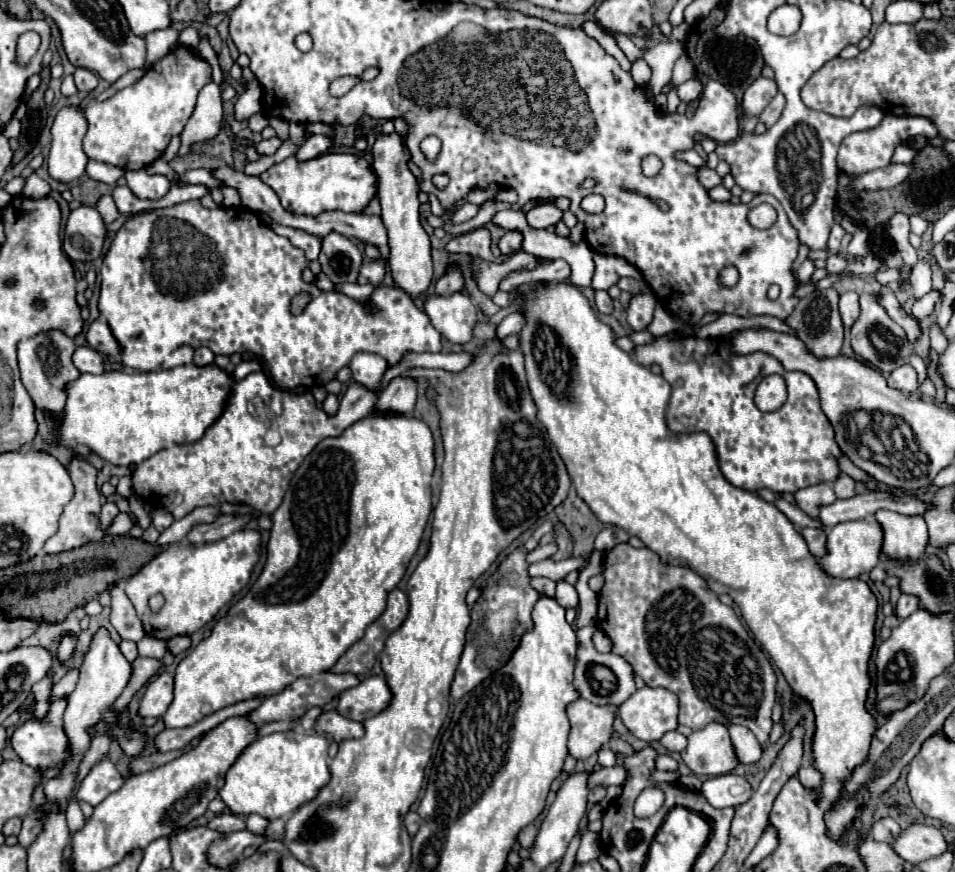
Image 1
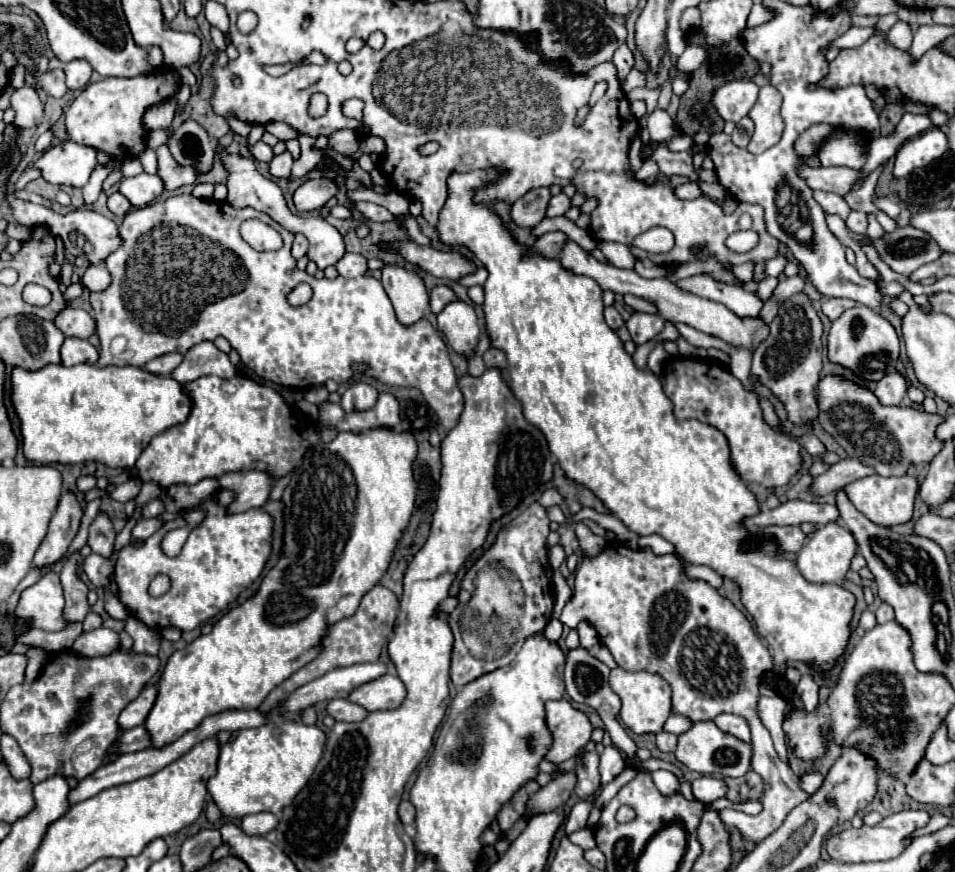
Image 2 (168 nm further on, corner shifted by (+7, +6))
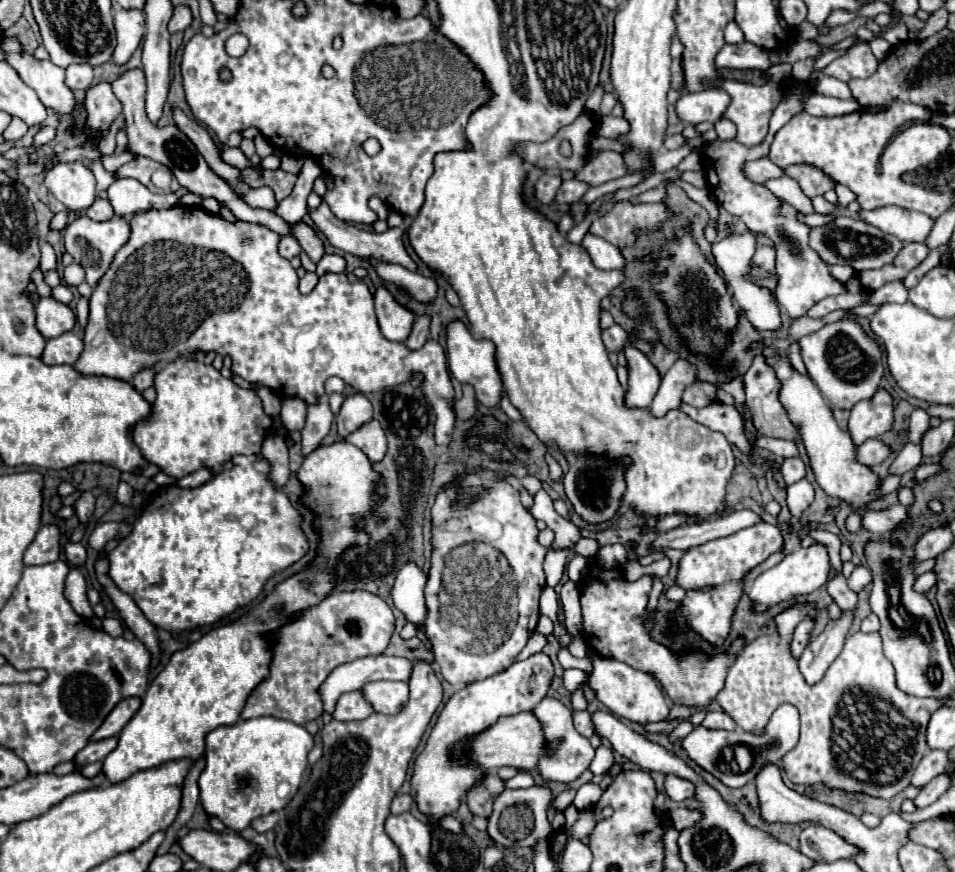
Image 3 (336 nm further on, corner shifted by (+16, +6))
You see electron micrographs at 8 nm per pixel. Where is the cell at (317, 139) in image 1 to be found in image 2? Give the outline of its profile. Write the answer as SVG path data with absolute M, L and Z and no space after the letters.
M289 151L275 155L269 163L269 173L273 177L289 177L291 175L291 165L293 165L293 157Z

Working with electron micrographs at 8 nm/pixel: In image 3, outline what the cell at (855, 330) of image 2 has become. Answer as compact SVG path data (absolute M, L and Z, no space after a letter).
M840 319L800 339L802 359L812 381L832 407L850 409L862 399L870 399L884 375L882 349L878 341L868 335L854 319Z

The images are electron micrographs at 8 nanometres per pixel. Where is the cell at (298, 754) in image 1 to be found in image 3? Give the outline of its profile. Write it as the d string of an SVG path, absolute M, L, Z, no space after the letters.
M256 717L214 729L206 737L206 767L198 779L204 811L234 831L246 829L256 817L280 811L286 803L278 799L276 787L288 781L290 795L298 791L312 747L314 737L302 725L274 717Z

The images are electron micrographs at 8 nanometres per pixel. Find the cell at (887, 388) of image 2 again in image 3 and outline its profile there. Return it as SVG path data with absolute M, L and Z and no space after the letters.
M878 389L872 399L864 399L852 407L848 431L854 445L870 437L878 437L892 427L892 395L886 389Z

